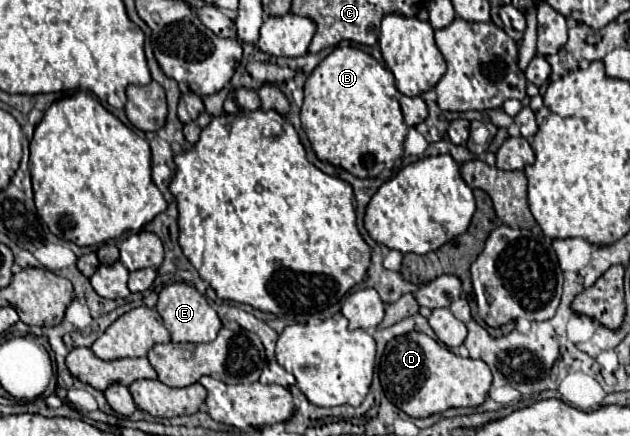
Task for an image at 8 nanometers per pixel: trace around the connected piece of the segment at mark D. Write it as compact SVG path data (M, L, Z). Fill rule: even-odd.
M406 333L388 341L380 359L380 383L386 397L410 417L430 417L450 407L478 407L486 401L492 383L490 367L478 359L464 359L454 355L442 343L426 333ZM410 395L424 395L424 399L410 399Z

